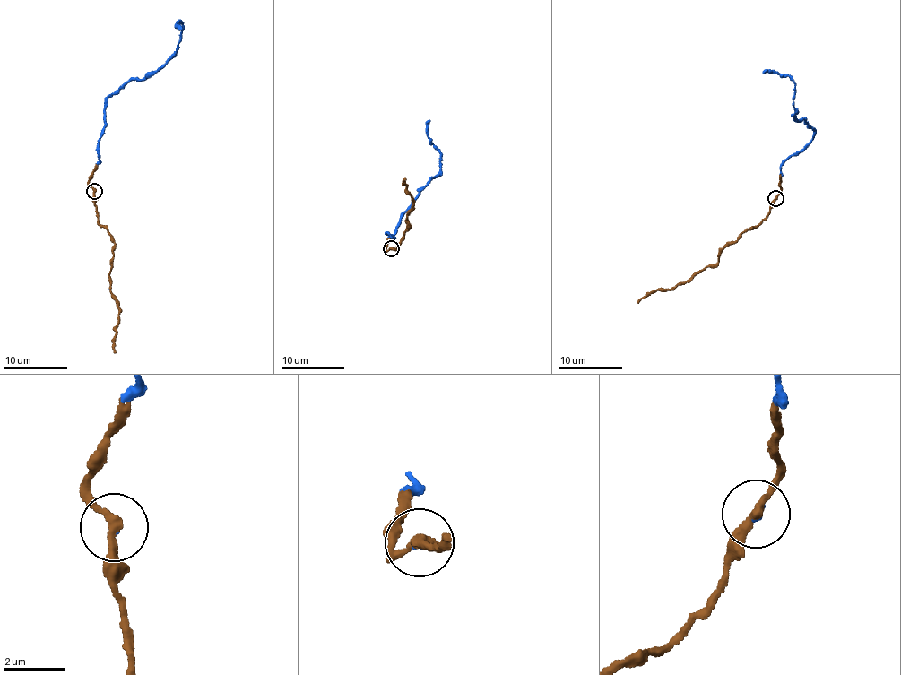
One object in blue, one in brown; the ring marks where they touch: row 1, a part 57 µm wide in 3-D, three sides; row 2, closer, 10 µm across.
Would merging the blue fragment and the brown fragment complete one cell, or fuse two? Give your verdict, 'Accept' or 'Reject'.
Accept

